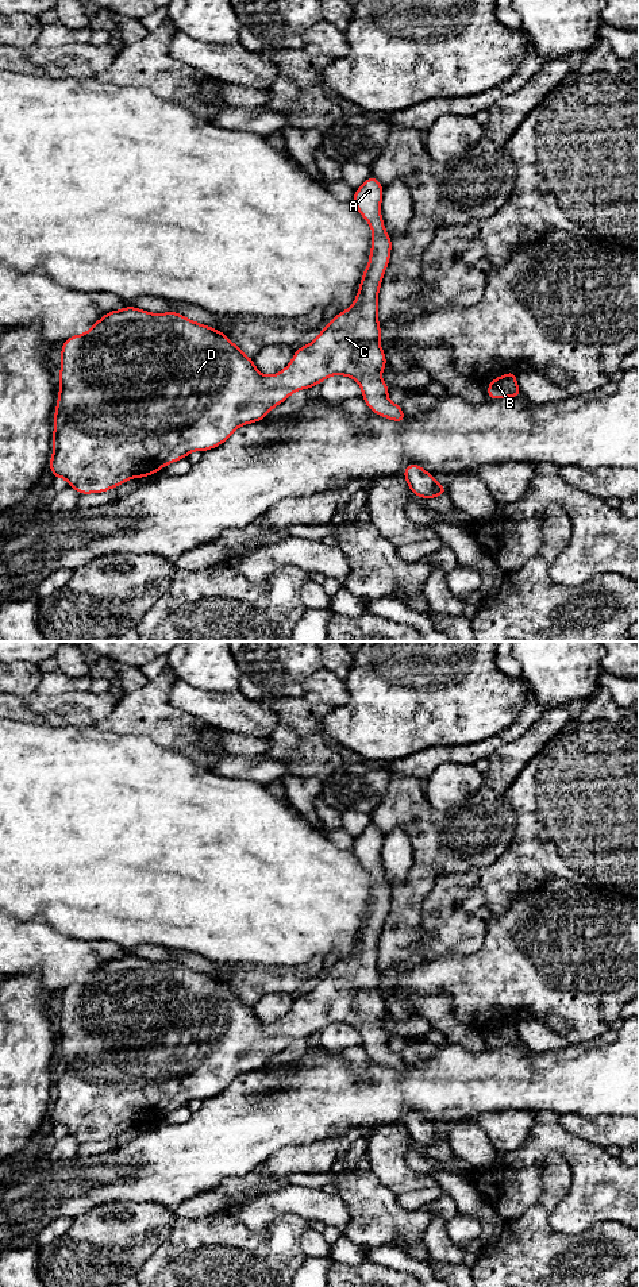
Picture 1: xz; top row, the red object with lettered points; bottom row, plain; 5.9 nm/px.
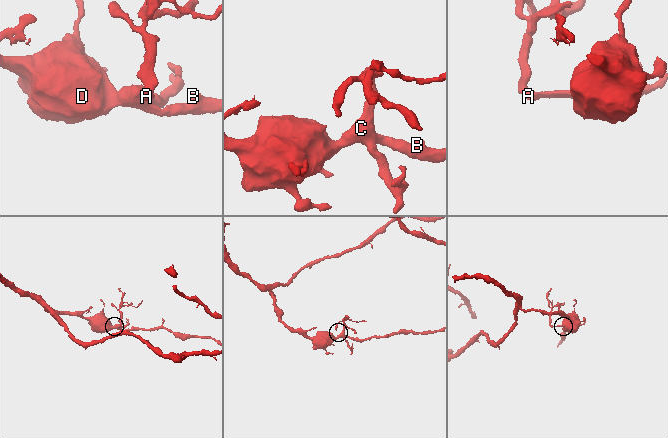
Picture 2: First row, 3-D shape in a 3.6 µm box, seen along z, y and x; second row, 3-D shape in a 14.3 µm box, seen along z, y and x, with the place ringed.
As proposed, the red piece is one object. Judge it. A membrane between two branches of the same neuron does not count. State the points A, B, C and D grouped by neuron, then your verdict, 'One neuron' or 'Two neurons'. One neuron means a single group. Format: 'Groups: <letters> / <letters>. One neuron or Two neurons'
Groups: A B C D. One neuron

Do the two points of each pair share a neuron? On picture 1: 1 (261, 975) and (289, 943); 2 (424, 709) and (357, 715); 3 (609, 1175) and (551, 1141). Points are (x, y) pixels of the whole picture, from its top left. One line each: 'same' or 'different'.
1: different
2: same
3: same

